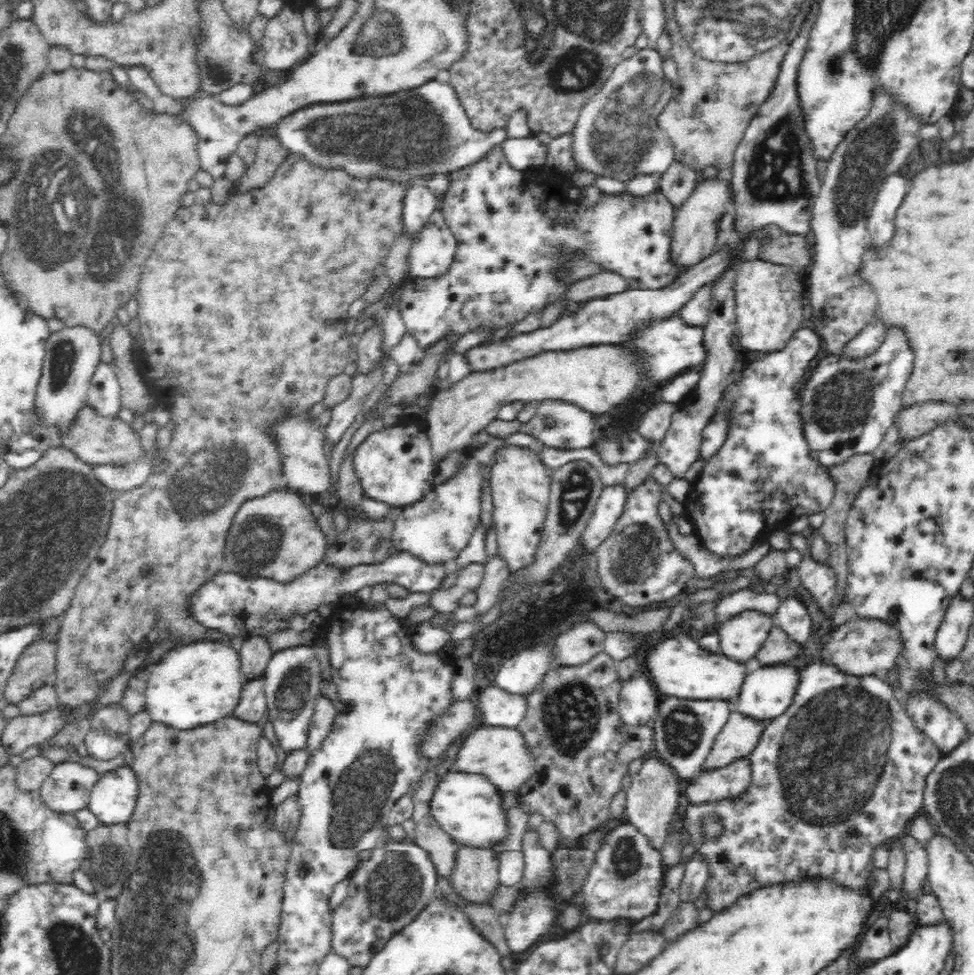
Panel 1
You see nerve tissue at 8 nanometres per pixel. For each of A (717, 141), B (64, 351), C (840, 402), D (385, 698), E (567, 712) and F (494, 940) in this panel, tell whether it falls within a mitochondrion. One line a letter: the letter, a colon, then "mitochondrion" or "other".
A: other
B: mitochondrion
C: mitochondrion
D: other
E: mitochondrion
F: other

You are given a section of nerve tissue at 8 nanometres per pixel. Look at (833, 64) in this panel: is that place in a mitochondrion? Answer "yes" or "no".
yes

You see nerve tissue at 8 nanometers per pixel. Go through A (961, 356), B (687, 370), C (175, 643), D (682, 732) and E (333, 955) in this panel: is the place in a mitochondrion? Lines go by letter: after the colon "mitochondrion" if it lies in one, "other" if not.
A: mitochondrion
B: other
C: other
D: mitochondrion
E: other

